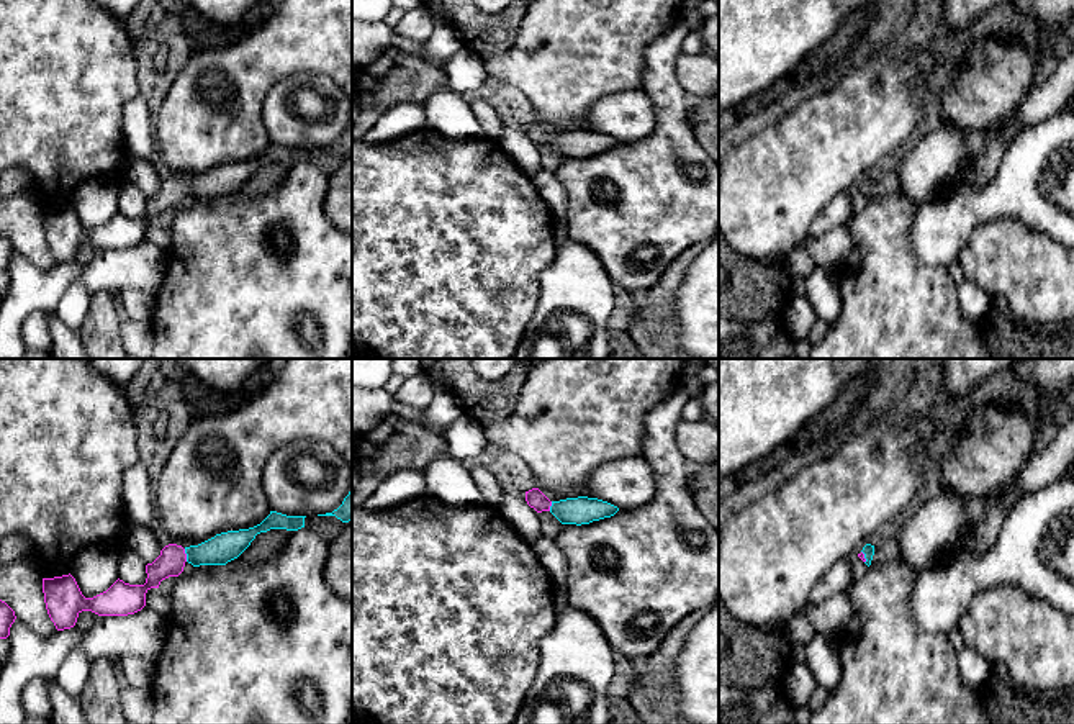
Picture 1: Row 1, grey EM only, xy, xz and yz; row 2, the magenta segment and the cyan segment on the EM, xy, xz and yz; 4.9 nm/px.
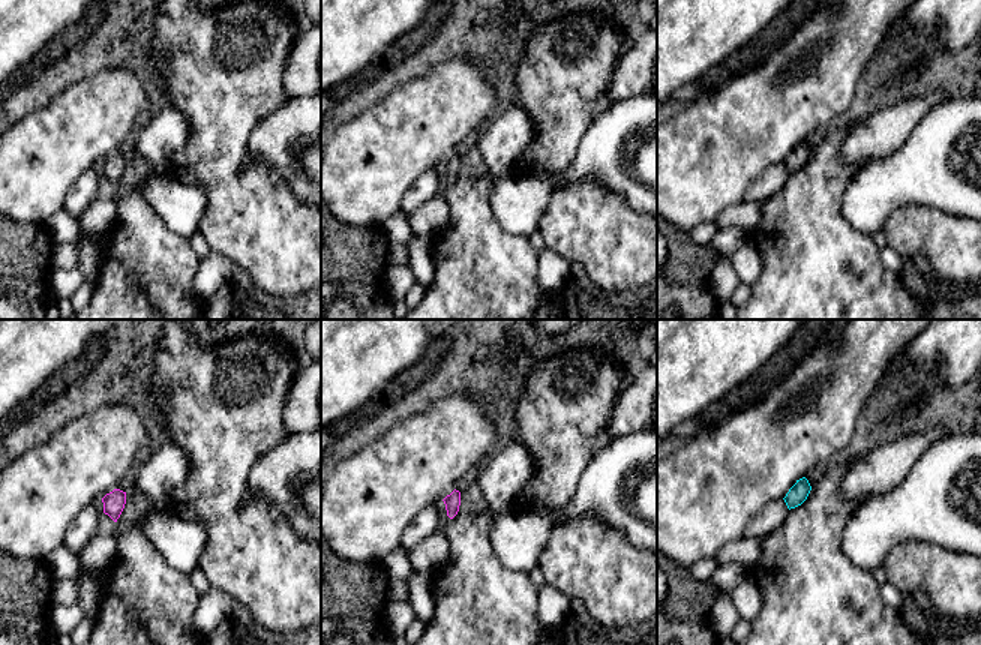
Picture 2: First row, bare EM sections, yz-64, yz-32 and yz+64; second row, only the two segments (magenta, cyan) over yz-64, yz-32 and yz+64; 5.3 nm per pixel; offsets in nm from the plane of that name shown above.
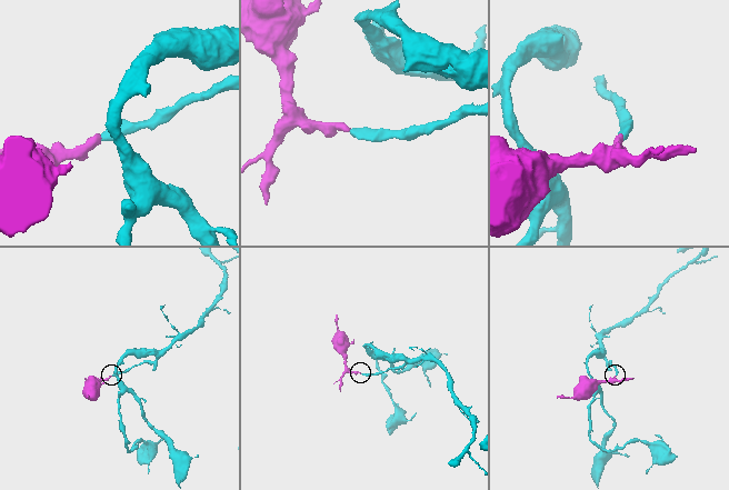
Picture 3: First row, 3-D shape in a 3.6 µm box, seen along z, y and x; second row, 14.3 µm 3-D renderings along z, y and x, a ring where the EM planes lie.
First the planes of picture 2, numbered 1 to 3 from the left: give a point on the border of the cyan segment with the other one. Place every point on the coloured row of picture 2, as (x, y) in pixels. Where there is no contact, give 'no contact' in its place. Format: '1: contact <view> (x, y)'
1: no contact
2: no contact
3: no contact

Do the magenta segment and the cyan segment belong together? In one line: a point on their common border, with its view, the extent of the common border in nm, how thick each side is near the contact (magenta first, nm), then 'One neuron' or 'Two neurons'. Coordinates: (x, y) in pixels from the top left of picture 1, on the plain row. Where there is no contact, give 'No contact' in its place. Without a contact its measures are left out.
Touches magenta at xy (185, 189). Shared border 70 nm. Thickness 140 nm (magenta) against 150 nm. One neuron

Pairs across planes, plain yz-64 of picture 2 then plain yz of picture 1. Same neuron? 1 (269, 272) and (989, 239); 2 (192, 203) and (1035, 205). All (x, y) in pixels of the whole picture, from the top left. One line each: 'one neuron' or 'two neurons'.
1: one neuron
2: one neuron

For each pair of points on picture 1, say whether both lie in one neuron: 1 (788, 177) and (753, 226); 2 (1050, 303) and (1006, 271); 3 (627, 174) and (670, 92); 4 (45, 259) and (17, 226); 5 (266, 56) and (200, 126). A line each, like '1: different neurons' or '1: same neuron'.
1: same neuron
2: same neuron
3: same neuron
4: same neuron
5: same neuron

